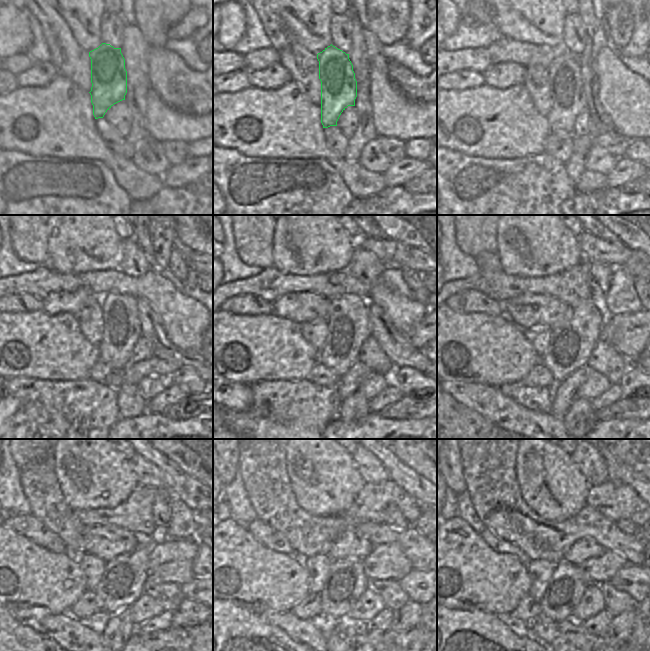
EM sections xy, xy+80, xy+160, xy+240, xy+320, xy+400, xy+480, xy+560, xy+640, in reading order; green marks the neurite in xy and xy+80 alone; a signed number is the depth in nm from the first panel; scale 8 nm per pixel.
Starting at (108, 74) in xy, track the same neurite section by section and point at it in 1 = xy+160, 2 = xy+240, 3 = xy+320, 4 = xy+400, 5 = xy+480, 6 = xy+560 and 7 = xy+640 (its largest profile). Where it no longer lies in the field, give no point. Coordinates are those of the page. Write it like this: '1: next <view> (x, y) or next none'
1: next xy+160 (568, 101)
2: next xy+240 (121, 325)
3: next xy+320 (348, 326)
4: next xy+400 (570, 346)
5: next xy+480 (123, 579)
6: next xy+560 (346, 581)
7: next xy+640 (566, 586)

